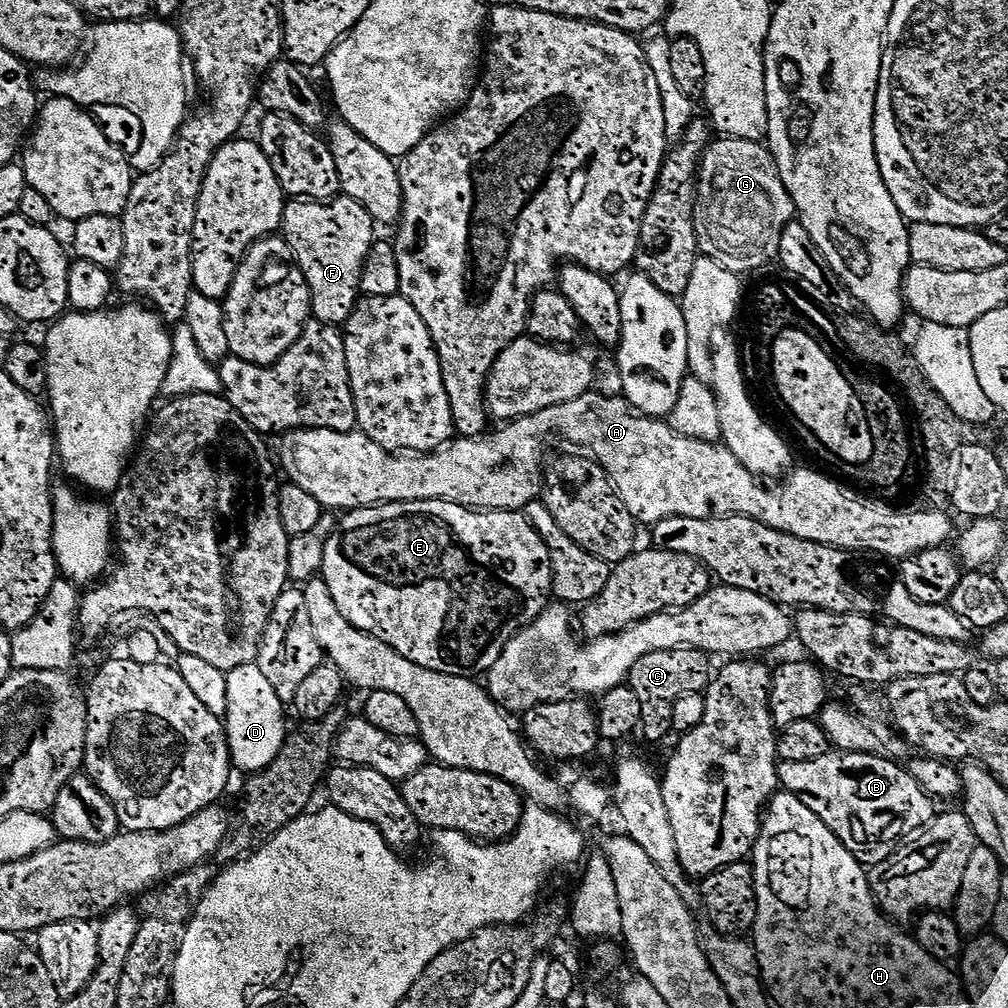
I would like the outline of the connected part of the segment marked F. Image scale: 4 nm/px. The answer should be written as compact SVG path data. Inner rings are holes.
M343 194L337 196L338 198L332 202L324 204L322 202L314 202L315 200L313 200L312 196L295 195L285 203L283 222L281 224L283 235L295 252L294 259L301 270L303 270L303 276L308 283L308 291L312 294L311 311L322 322L343 322L347 320L348 313L360 292L358 286L362 284L364 259L367 256L367 248L370 244L369 237L366 238L366 232L374 224L371 214L356 199ZM312 217L318 217L318 224L324 231L328 232L338 229L339 233L336 239L330 241L328 245L320 244L317 247L310 246L307 250L300 250L302 246L300 242L300 218Z

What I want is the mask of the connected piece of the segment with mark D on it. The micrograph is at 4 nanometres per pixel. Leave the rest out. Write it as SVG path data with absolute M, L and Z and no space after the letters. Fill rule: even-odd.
M255 662L240 664L237 668L228 668L226 672L226 694L228 695L228 713L226 731L228 750L232 754L232 763L244 774L252 774L271 762L280 743L286 735L284 724L284 704L279 692L270 686L266 674Z

